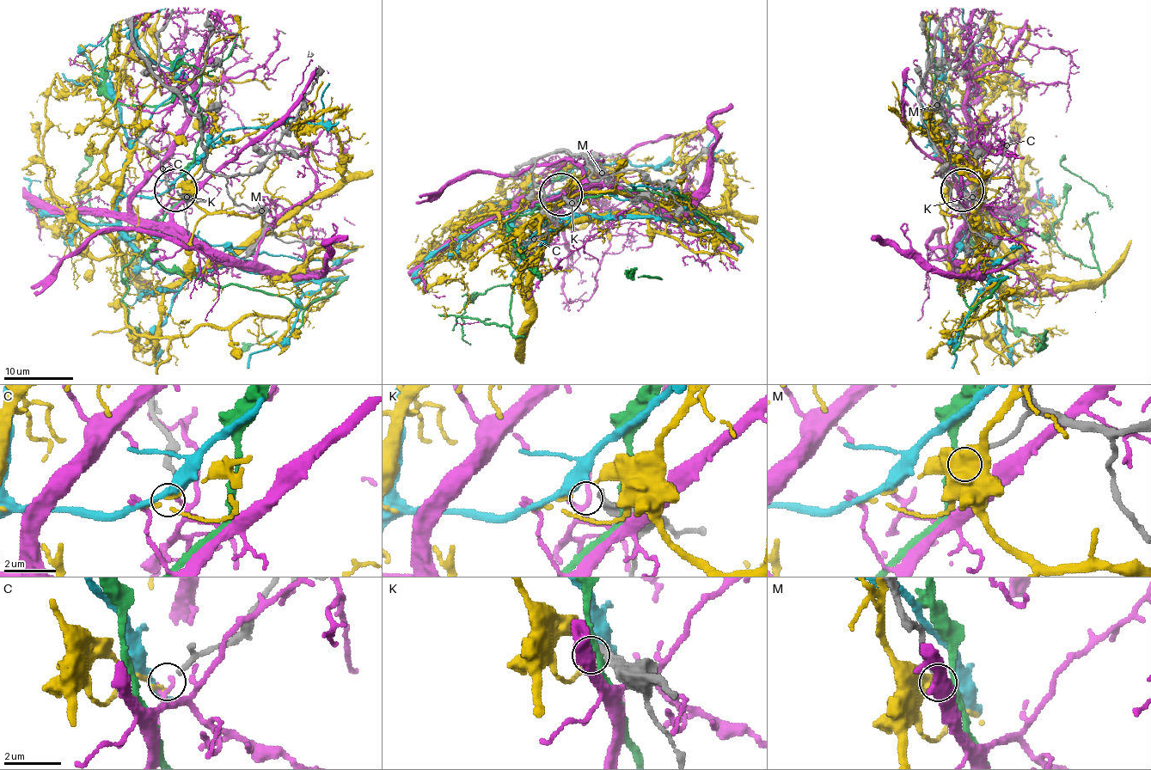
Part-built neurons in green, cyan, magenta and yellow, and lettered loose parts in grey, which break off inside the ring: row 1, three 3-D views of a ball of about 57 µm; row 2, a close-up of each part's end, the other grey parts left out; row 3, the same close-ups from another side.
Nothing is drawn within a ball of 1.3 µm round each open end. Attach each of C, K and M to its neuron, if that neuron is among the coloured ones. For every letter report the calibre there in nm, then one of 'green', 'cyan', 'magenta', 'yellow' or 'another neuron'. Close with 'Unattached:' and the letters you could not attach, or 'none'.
C: 120 nm | another neuron
K: 320 nm | another neuron
M: 160 nm | another neuron
Unattached: C, K, M

